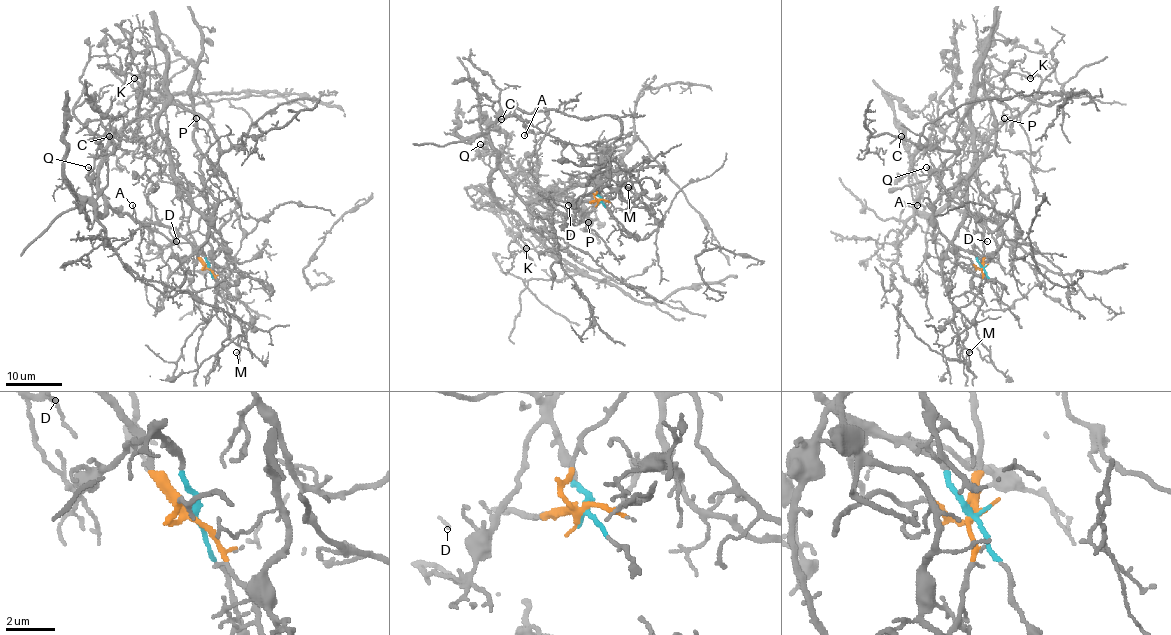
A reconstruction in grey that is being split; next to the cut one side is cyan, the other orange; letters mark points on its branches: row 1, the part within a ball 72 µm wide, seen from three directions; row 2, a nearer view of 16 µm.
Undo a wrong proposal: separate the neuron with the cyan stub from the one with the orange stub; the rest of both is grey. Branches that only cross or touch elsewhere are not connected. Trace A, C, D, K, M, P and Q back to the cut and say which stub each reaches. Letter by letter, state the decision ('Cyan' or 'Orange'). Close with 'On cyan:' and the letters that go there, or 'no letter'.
A: Orange
C: Orange
D: Orange
K: Orange
M: Cyan
P: Cyan
Q: Orange
On cyan: M, P

